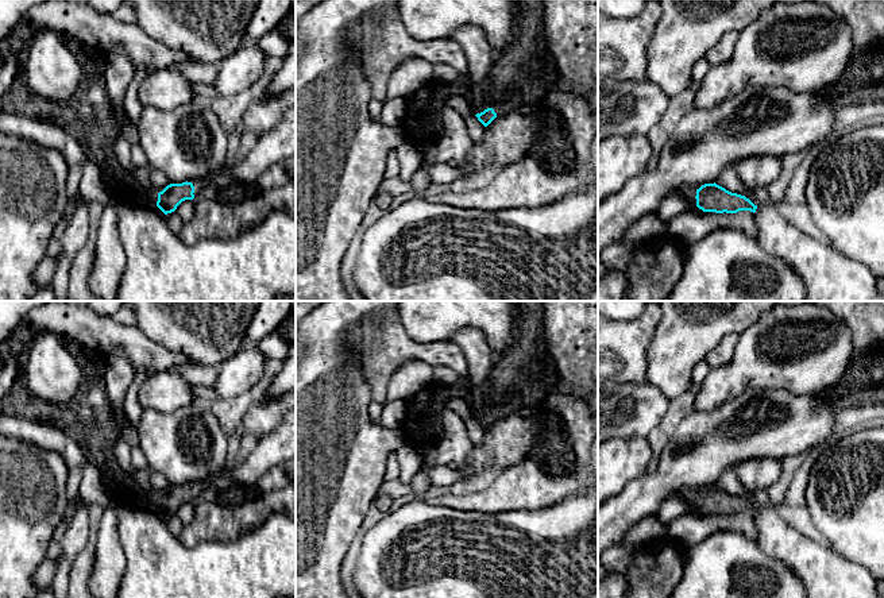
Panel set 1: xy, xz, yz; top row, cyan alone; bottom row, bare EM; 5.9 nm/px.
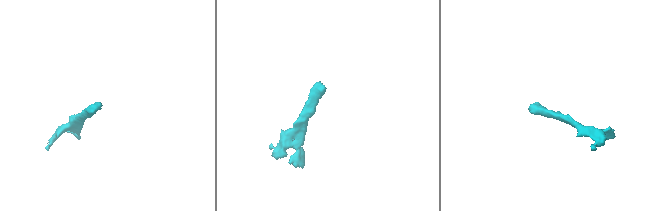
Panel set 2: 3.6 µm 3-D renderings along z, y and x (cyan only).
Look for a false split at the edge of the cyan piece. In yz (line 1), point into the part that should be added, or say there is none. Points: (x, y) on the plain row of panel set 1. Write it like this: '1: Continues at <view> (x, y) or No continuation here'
1: No continuation here

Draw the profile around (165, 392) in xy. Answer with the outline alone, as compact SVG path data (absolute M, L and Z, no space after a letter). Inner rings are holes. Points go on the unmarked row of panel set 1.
M165 370L146 378L138 390L138 400L143 410L170 413L192 404L194 387L186 377Z

